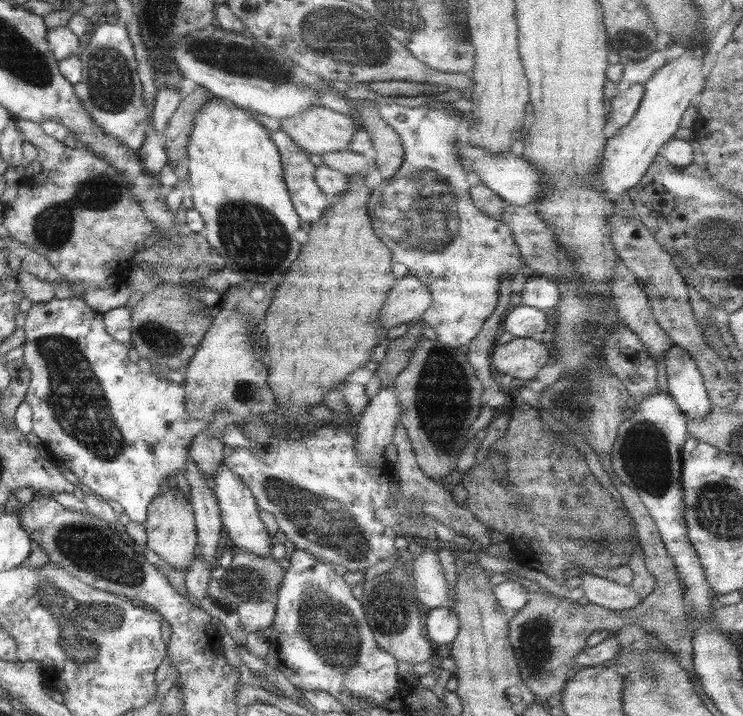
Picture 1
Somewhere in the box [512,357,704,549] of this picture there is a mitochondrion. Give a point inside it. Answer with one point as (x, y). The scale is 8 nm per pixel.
(643, 452)

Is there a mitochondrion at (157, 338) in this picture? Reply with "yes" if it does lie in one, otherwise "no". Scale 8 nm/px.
yes

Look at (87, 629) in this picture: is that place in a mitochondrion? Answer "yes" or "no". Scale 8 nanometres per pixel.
yes

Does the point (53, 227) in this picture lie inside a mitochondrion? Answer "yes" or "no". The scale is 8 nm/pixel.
yes

